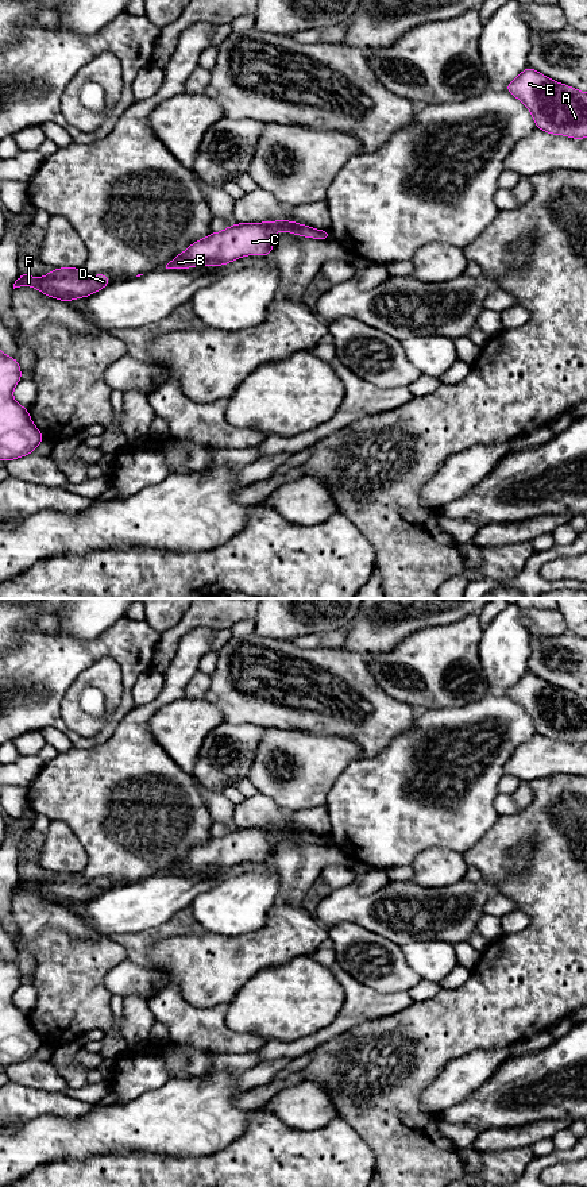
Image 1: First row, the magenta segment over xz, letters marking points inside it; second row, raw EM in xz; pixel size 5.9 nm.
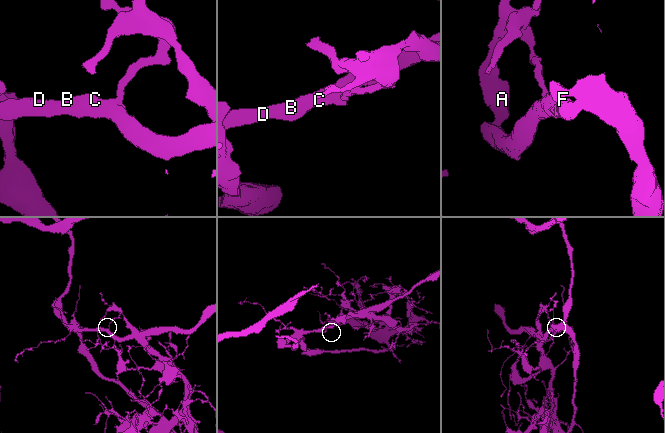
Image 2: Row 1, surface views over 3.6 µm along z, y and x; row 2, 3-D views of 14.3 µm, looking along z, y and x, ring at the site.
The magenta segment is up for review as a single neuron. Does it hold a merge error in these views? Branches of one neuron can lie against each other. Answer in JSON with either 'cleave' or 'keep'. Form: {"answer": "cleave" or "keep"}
{"answer": "cleave"}

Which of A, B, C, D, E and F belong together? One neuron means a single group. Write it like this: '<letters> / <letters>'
A E / B C D F

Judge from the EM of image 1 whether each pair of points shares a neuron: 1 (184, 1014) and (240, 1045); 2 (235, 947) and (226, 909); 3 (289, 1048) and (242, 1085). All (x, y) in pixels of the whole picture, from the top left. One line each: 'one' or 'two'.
1: one
2: two
3: two

